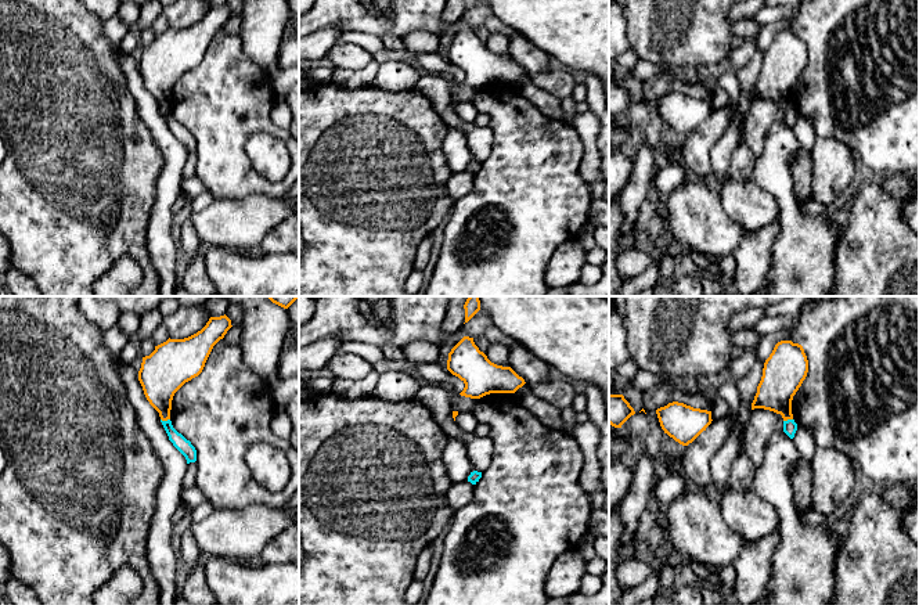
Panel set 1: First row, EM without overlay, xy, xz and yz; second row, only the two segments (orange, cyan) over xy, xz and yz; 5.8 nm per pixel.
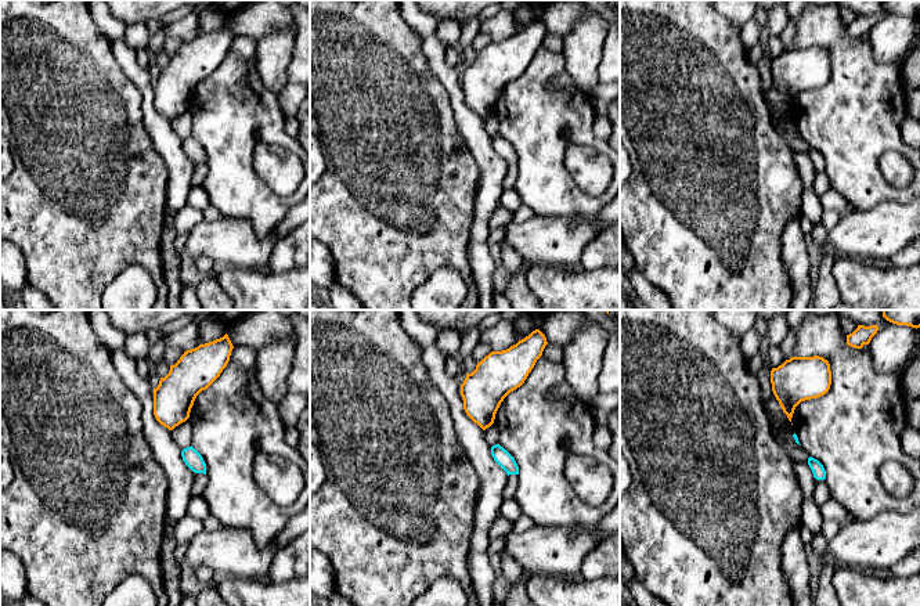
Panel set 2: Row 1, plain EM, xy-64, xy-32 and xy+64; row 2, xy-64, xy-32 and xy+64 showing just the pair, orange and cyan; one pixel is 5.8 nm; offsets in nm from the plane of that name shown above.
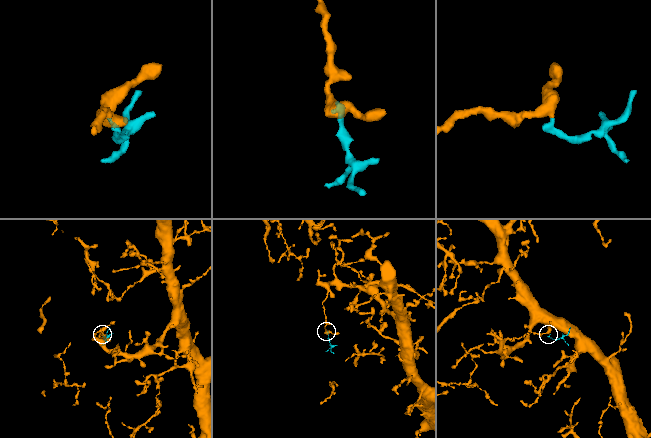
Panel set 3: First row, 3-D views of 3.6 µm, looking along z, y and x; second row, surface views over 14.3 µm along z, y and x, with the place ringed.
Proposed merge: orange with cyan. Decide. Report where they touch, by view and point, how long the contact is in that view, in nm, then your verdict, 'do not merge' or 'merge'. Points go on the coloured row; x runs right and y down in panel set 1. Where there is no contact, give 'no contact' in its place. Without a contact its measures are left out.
meets orange in xy at (165, 420); contact 60 nm long; merge

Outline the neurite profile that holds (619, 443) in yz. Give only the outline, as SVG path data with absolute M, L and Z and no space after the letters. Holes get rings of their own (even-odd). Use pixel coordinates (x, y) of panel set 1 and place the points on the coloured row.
M609 424L609 462L621 460L628 447L628 439L620 432L620 428Z

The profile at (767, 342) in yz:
M781 331L771 335L761 335L758 345L756 346L757 360L767 360L772 353L775 345L781 341L790 341L789 331Z

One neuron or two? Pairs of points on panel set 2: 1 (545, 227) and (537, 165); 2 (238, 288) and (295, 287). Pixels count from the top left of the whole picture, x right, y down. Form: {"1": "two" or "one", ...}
{"1": "two", "2": "one"}

